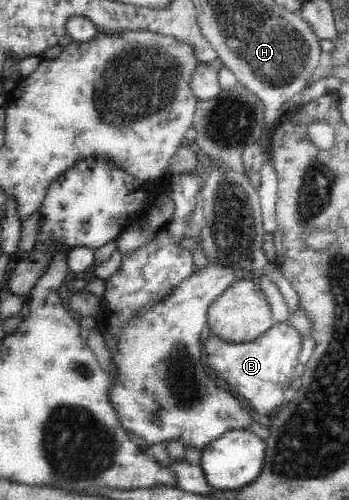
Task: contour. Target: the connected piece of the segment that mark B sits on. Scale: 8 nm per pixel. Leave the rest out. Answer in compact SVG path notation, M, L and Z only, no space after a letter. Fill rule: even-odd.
M284 322L284 324L276 323L270 330L260 335L256 342L248 342L248 344L227 344L211 335L210 340L204 345L206 363L214 373L215 380L226 382L229 388L228 391L244 401L244 404L248 406L255 418L256 416L272 416L272 414L277 414L278 410L286 403L284 391L292 384L292 377L295 376L300 339L300 333L287 322Z

